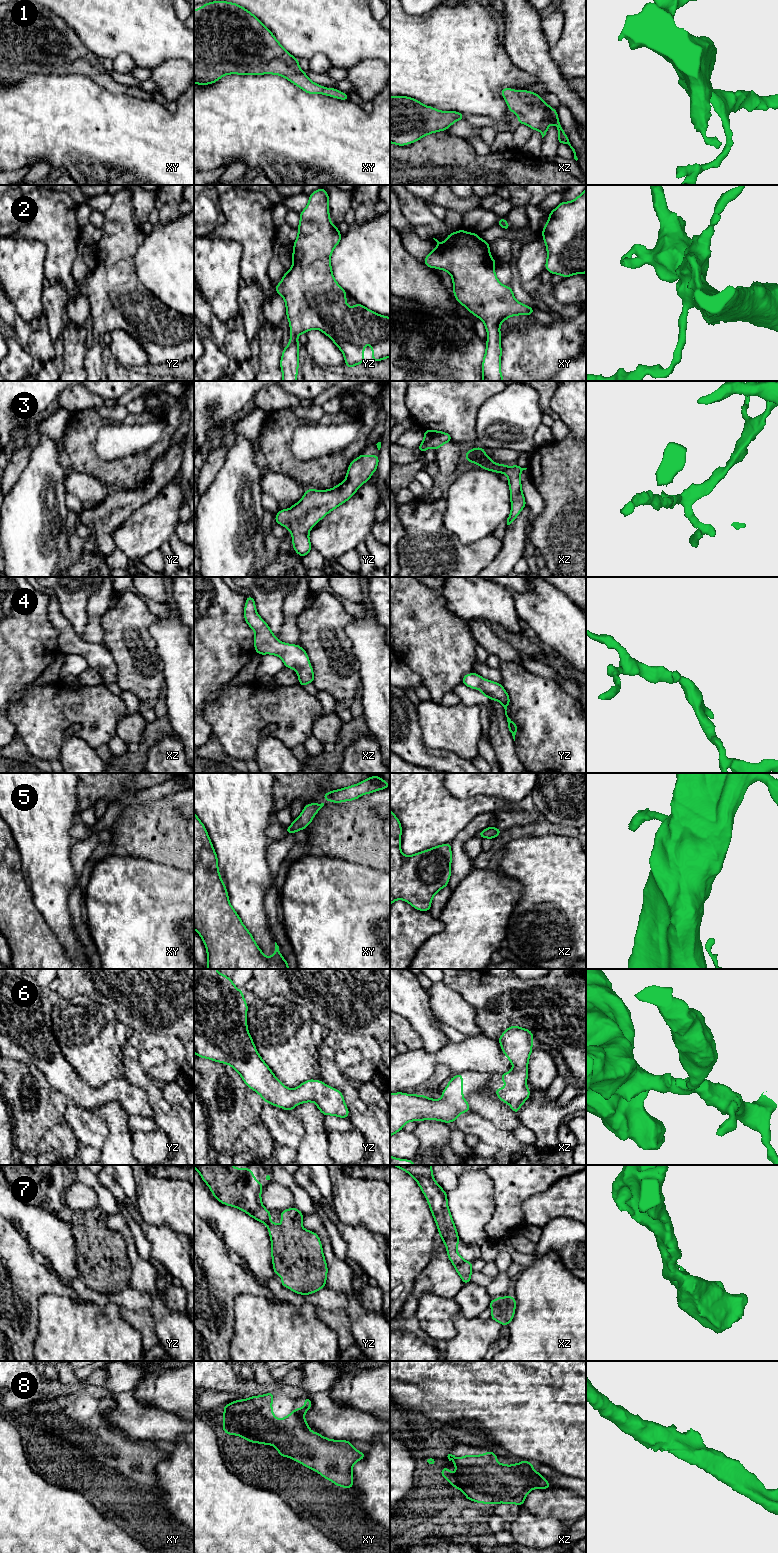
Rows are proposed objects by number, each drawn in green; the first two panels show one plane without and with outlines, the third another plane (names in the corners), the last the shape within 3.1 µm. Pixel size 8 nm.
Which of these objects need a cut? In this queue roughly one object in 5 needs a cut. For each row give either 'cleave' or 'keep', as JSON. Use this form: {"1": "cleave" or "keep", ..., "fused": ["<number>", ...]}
{"1": "keep", "2": "keep", "3": "keep", "4": "keep", "5": "keep", "6": "keep", "7": "keep", "8": "keep", "fused": []}

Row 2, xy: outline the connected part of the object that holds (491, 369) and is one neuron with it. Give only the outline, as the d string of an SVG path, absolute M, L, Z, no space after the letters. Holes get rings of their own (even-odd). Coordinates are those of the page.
M460 229L455 233L449 233L443 243L433 239L438 246L426 256L424 264L448 272L453 280L455 299L485 325L488 339L482 363L482 381L503 381L500 367L502 354L500 325L512 316L529 316L535 309L519 303L514 297L512 288L499 282L494 270L497 262L491 257L489 250L490 243L482 240L477 233L468 233Z

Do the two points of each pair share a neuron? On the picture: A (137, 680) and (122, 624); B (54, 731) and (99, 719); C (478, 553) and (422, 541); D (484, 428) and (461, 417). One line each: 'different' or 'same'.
A: same
B: same
C: same
D: different

